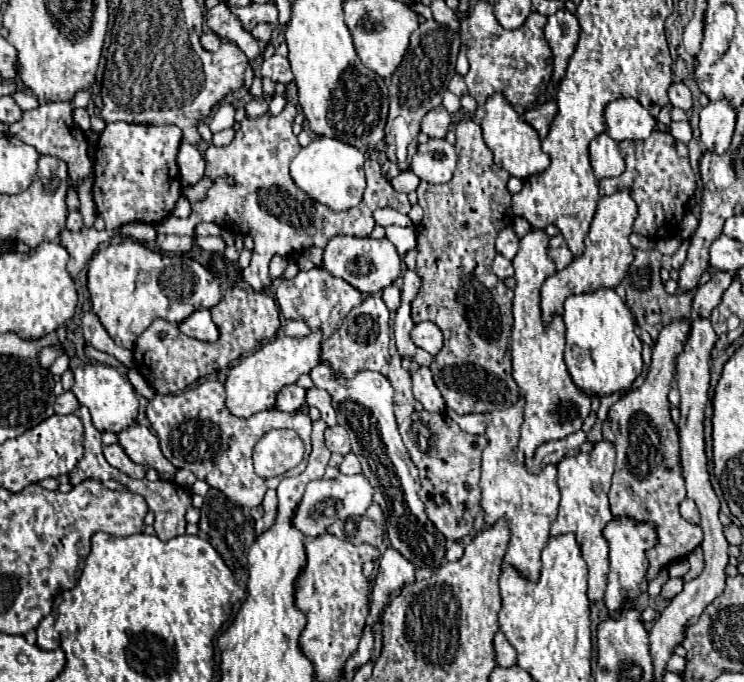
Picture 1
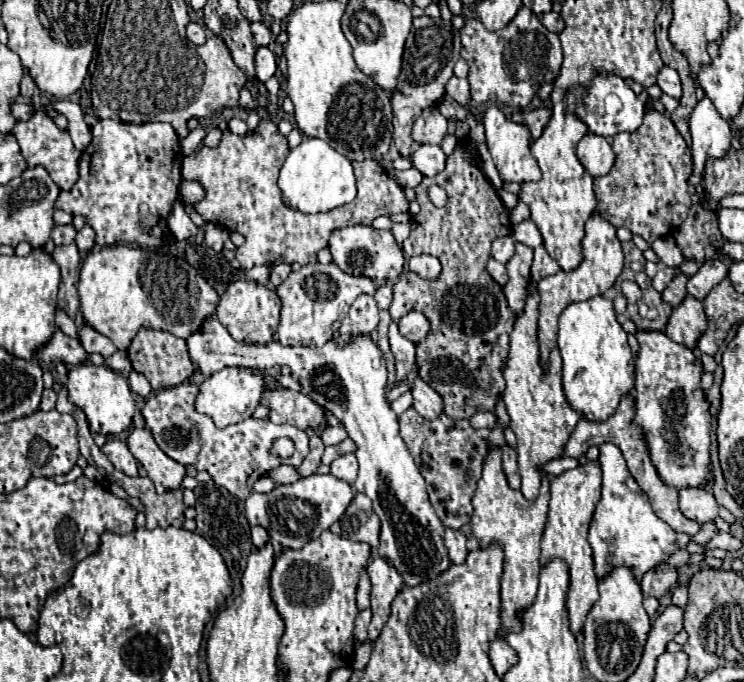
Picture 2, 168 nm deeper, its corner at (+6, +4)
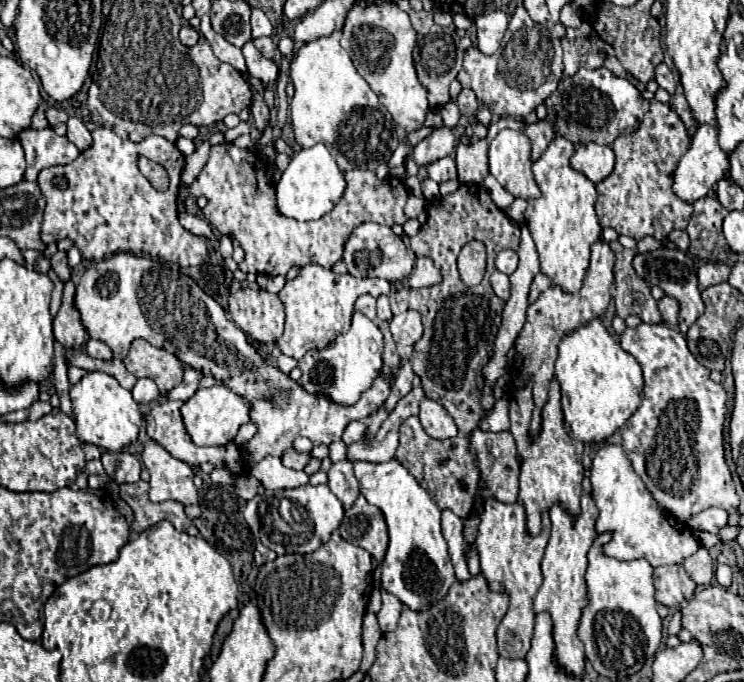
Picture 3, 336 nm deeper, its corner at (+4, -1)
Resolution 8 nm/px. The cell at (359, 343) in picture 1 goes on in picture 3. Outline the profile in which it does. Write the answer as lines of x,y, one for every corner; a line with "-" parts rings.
360,296
356,300
356,310
362,312
366,318
376,320
376,298
372,298
372,296

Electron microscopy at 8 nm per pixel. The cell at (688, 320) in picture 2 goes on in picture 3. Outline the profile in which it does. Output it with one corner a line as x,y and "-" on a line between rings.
658,248
654,252
646,252
646,254
636,254
634,258
634,270
652,286
660,286
666,296
672,296
680,302
680,316
678,316
678,330
682,334
688,332
690,324
694,324
694,320
704,312
704,302
700,298
700,290
698,290
698,280
696,280
696,266
694,260
686,254
680,252
678,248

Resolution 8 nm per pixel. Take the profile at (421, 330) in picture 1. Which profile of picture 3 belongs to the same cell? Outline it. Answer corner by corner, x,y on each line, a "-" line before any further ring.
408,310
390,320
390,332
400,346
412,346
422,338
422,320
416,310

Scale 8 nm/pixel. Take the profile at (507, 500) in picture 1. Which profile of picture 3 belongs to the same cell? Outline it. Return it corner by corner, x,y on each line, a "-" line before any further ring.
486,498
484,510
480,514
480,526
476,532
476,548
480,556
480,570
486,576
492,590
506,590
510,594
510,608
502,618
496,638
498,638
498,654
506,658
524,658
530,650
530,640
534,632
534,608
532,600
542,584
540,560
544,556
544,548
550,538
550,516
544,512
542,532
538,536
530,536
526,528
526,512
520,502
504,504
496,498

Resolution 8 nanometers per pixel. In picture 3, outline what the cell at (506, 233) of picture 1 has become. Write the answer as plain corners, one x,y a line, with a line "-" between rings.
500,250
496,256
496,268
504,274
512,274
518,266
518,254
514,250

